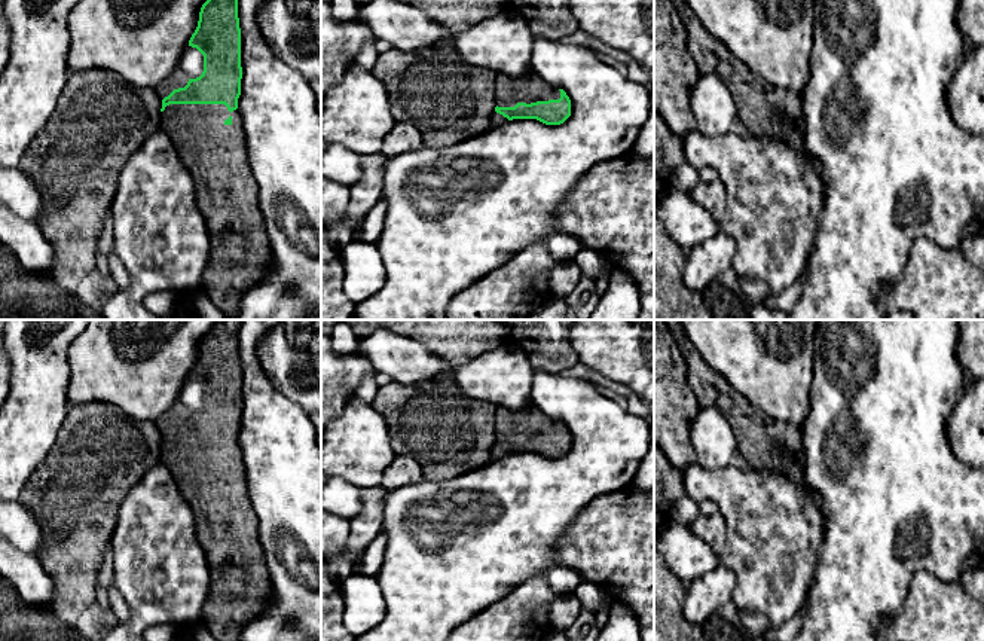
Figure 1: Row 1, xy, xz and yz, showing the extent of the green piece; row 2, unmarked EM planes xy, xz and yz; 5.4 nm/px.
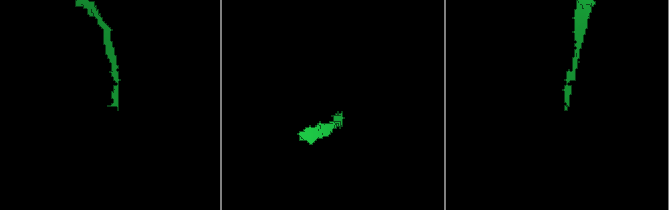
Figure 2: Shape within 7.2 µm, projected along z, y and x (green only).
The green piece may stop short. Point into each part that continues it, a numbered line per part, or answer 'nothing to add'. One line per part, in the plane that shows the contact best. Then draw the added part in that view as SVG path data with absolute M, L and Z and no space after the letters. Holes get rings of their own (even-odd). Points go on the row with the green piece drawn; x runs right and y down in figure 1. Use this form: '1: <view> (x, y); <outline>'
1: xy (191, 66); M187 46L178 61L178 68L174 70L155 89L161 100L168 97L174 89L184 88L190 79L196 79L204 71L204 55L192 46Z
2: xy (214, 153); M169 104L161 112L161 129L195 181L196 204L208 226L211 250L202 289L226 320L236 320L242 294L262 278L272 259L239 112L230 113L224 104Z

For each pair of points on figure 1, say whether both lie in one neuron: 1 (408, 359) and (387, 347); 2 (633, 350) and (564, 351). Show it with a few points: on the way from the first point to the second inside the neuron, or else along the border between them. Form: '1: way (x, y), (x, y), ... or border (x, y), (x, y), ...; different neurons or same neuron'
1: way (403, 359), (391, 351); same neuron
2: border (564, 335), (580, 362); different neurons

